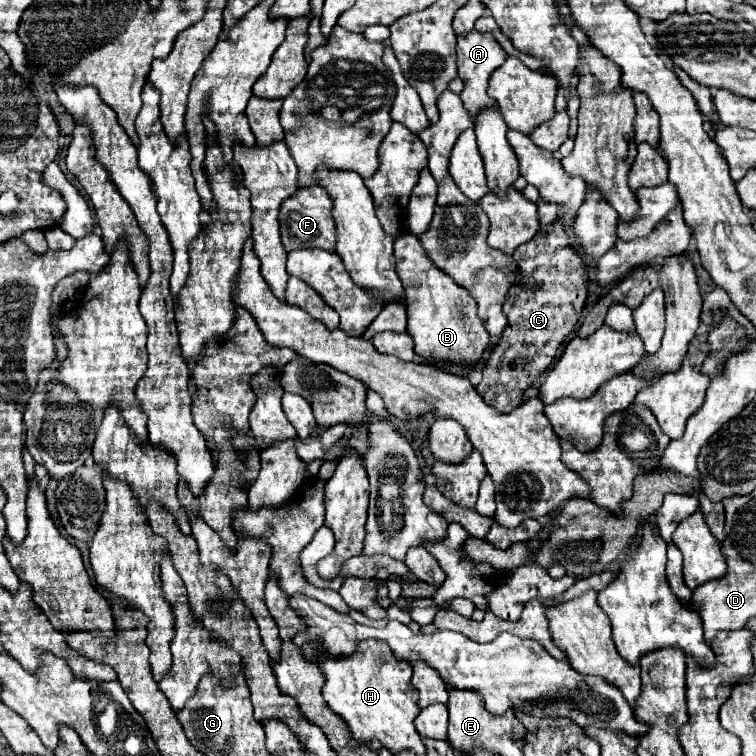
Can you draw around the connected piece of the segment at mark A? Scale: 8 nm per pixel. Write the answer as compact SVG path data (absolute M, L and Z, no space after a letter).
M472 29L472 31L466 31L464 35L458 35L458 49L456 51L458 51L458 77L464 81L464 91L460 93L460 97L464 101L464 107L468 109L468 113L474 119L482 107L496 105L496 101L492 101L492 97L488 97L488 93L486 93L488 77L494 69L498 69L506 61L508 55L502 49L502 45L496 41L494 33L490 33L490 31L482 33L478 29Z

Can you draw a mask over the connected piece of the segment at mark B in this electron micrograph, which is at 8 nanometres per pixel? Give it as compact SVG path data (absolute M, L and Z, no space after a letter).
M412 233L400 235L400 239L396 239L396 243L394 243L394 255L396 255L398 277L402 279L404 291L408 295L408 333L414 339L416 353L422 359L430 359L430 361L476 363L482 357L484 349L488 347L490 335L478 317L478 305L476 305L474 297L470 295L470 291L464 289L462 285L458 285L450 275L446 275L442 269L438 269L432 263L432 259L424 251L418 235L412 235Z

